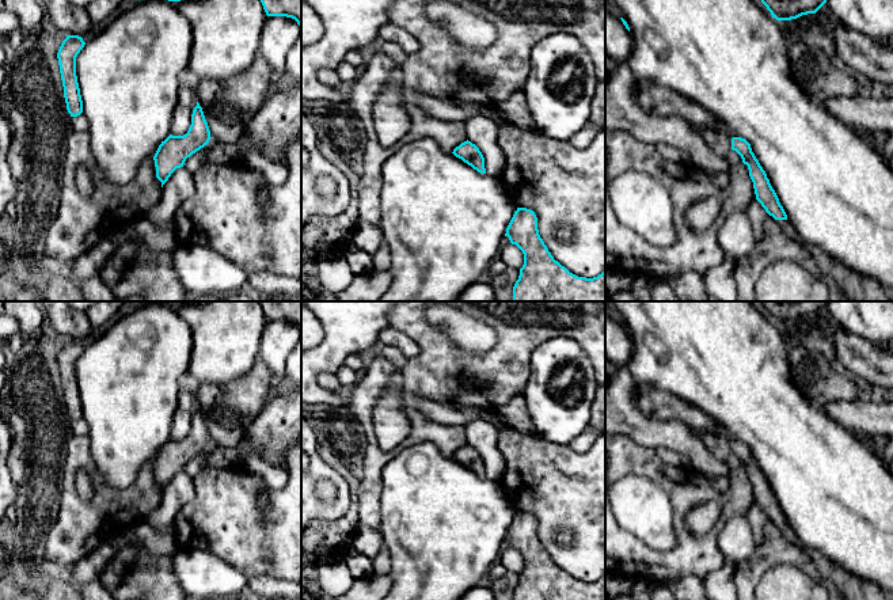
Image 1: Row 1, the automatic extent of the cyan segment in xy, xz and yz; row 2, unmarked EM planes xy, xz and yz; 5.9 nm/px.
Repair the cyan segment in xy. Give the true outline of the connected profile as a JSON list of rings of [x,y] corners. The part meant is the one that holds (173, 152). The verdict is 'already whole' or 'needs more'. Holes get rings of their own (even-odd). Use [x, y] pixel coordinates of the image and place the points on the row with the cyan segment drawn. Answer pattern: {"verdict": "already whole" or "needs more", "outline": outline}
{"verdict": "already whole", "outline": [[[197,102],[187,133],[183,136],[170,134],[164,141],[162,141],[153,156],[156,178],[162,182],[162,187],[171,174],[176,168],[183,167],[186,159],[204,148],[210,138],[210,130],[202,107]]]}

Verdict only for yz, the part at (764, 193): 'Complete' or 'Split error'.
Split error

